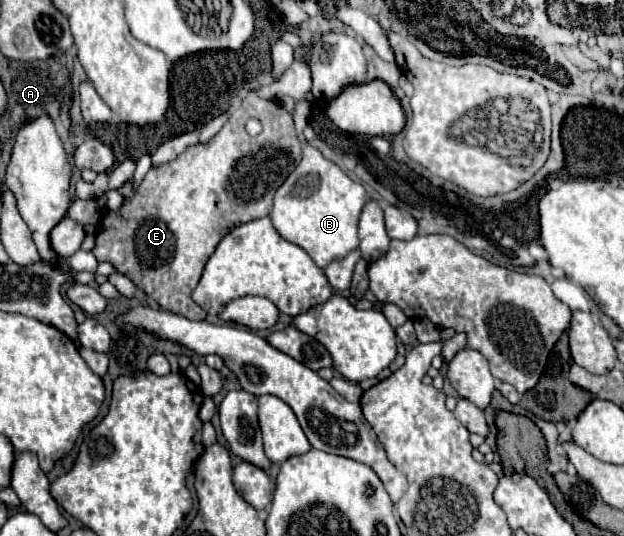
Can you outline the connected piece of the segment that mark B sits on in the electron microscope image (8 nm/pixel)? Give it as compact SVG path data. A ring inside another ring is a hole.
M306 139L302 145L304 157L278 187L270 219L286 241L302 247L318 267L326 267L330 261L346 257L358 247L358 219L368 197L362 183L352 181L336 163L328 161L318 149L310 147Z

